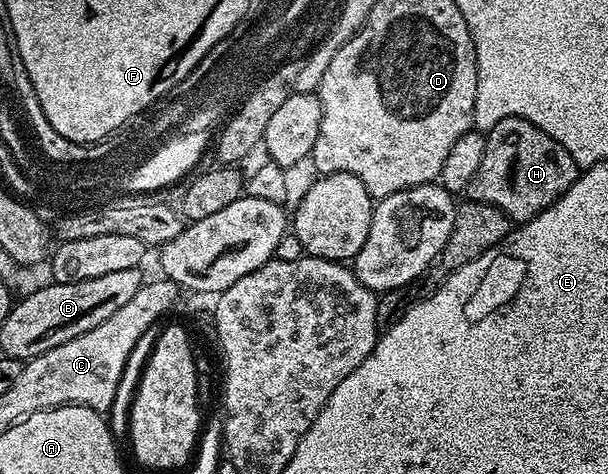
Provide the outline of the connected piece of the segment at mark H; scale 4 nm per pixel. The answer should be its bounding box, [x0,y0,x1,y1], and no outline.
[466,116,579,222]

